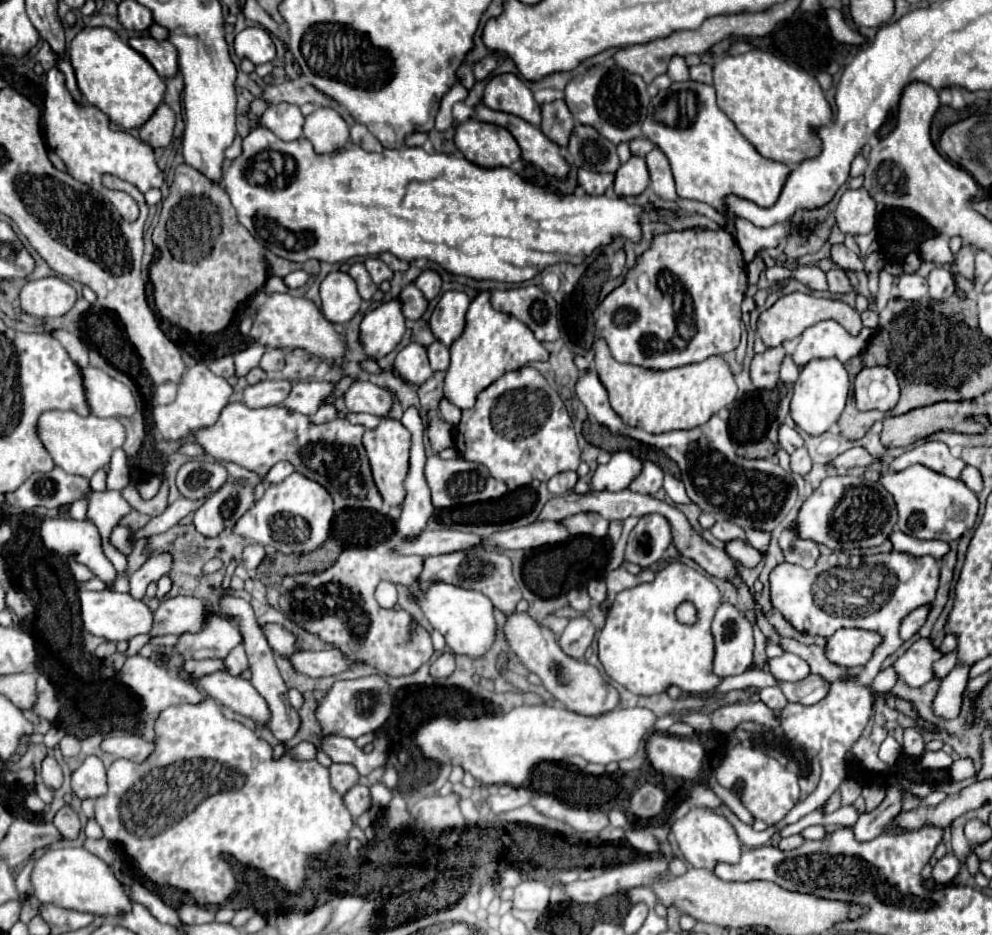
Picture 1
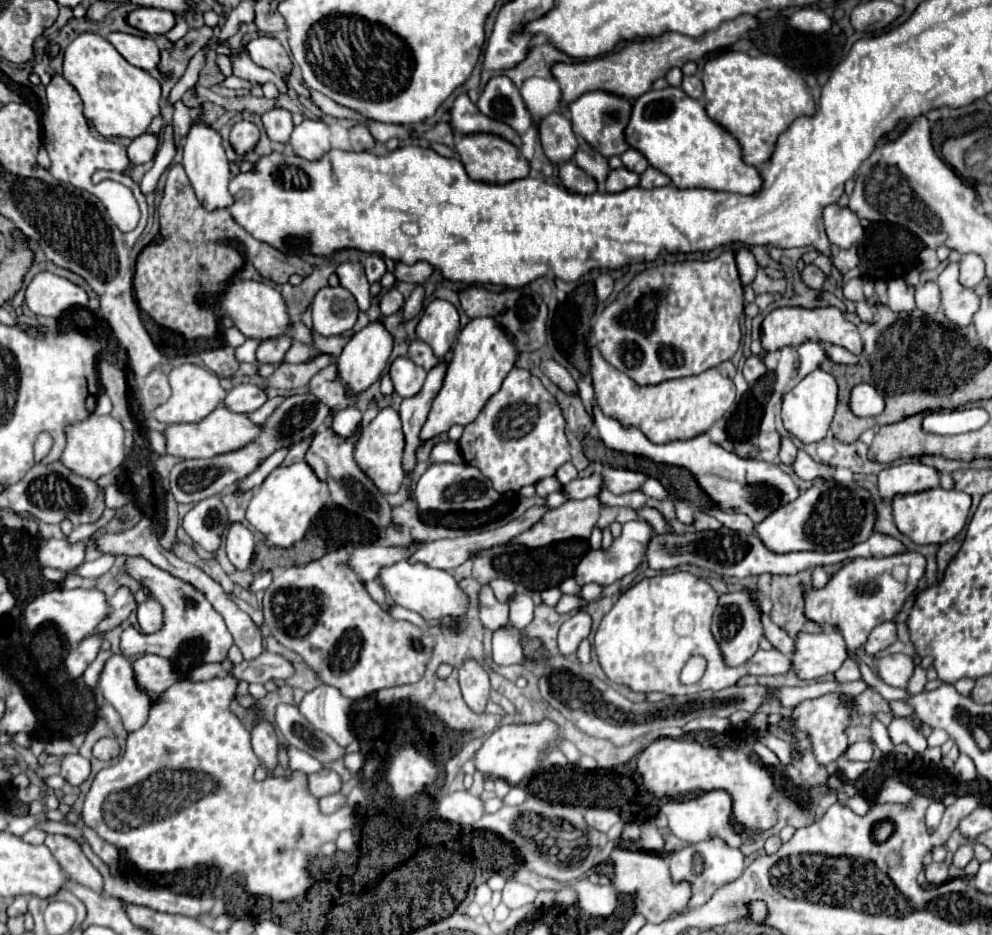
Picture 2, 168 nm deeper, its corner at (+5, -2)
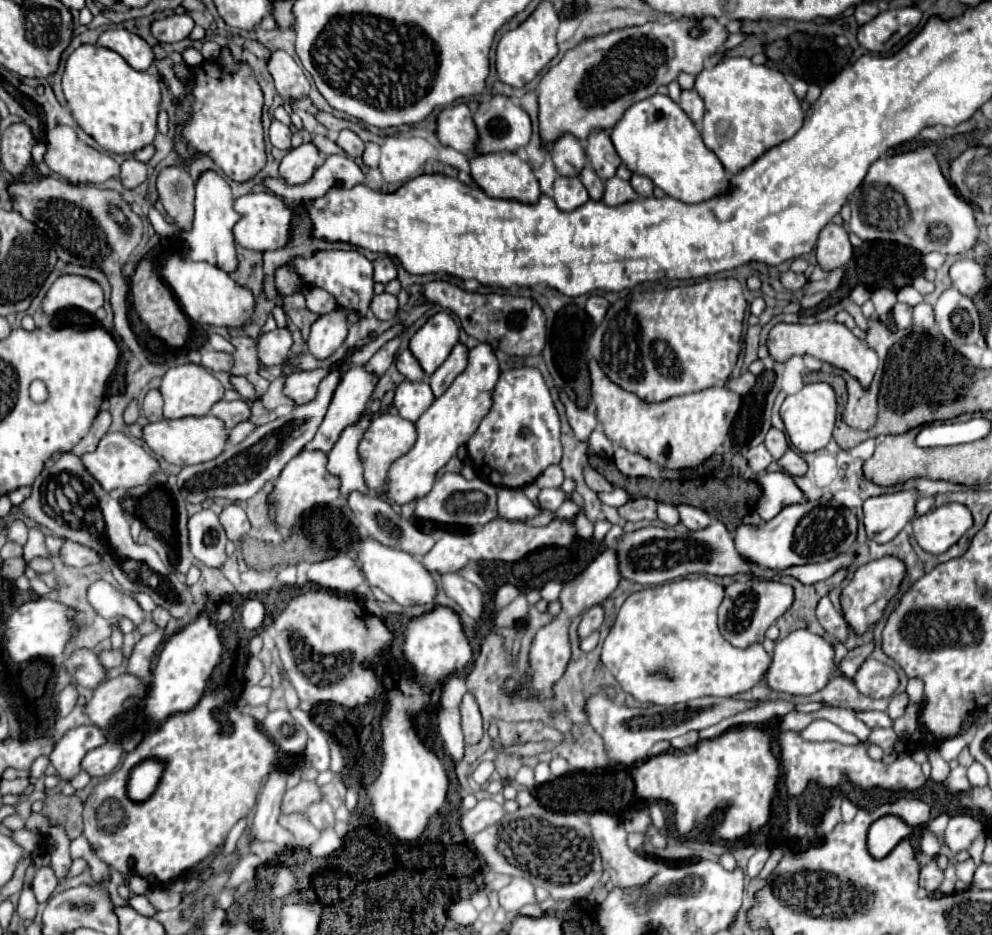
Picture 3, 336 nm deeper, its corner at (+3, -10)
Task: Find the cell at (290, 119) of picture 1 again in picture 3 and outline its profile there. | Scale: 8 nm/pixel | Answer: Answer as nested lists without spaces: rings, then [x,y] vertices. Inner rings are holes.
[[[273,119],[271,129],[269,129],[269,141],[277,149],[291,149],[291,127]]]

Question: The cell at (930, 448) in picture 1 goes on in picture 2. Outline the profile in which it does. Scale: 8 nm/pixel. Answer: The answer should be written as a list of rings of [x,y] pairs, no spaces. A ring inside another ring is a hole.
[[[921,463],[889,465],[879,473],[877,489],[885,503],[893,503],[893,497],[905,493],[921,493],[939,485],[939,473],[933,467]]]

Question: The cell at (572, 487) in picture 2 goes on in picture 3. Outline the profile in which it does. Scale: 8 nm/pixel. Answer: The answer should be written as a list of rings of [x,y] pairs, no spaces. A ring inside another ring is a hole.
[[[543,489],[541,491],[541,495],[539,495],[539,503],[541,503],[541,507],[547,507],[549,511],[557,511],[561,505],[563,505],[563,501],[567,501],[569,499],[569,493],[565,493],[563,489]]]

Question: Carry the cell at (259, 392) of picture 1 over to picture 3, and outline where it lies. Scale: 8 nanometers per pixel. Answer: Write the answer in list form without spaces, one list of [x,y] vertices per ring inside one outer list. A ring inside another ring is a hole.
[[[223,399],[223,401],[213,405],[211,415],[223,419],[227,429],[233,429],[237,423],[251,417],[251,407],[249,407],[249,401],[245,401],[245,399],[237,399],[237,401],[225,401]]]

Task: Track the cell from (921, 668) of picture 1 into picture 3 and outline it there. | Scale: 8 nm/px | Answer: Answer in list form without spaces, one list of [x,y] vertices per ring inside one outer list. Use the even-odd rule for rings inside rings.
[[[871,657],[857,671],[855,685],[863,695],[871,699],[883,699],[895,693],[895,689],[899,687],[899,675],[893,667],[879,663]]]

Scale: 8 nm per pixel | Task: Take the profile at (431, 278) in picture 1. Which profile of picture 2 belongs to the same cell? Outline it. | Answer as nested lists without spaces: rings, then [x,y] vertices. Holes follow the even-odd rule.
[[[419,285],[419,287],[415,287],[415,291],[411,293],[411,297],[407,299],[407,303],[403,305],[403,321],[401,323],[407,323],[407,321],[411,321],[415,315],[419,315],[419,311],[421,311],[421,303],[423,303],[423,287]]]

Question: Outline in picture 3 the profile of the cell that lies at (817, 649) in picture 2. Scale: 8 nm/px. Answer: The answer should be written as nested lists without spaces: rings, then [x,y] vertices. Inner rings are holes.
[[[797,629],[791,631],[785,639],[777,641],[773,663],[765,675],[765,683],[775,689],[789,695],[813,695],[821,691],[835,673],[835,649],[829,641],[825,641],[821,635],[811,633],[809,629]]]

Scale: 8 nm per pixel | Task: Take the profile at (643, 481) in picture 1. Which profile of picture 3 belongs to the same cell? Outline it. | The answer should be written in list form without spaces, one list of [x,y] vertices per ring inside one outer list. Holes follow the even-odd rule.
[[[591,467],[585,469],[585,483],[589,485],[589,489],[593,489],[593,491],[597,491],[597,493],[601,493],[601,491],[611,493],[611,491],[615,489],[615,485],[611,485],[603,475],[599,475],[599,473],[597,473],[595,469],[591,469]]]

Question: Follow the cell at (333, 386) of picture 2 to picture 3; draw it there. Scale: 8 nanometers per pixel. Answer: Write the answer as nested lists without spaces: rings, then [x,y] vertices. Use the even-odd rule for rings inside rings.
[[[313,369],[313,371],[301,371],[291,373],[285,381],[285,395],[291,397],[297,405],[305,405],[315,399],[317,387],[321,379],[327,375],[327,369]]]

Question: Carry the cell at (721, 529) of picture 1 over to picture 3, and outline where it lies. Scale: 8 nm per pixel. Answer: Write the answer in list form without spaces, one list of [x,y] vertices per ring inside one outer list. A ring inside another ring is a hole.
[[[679,505],[679,515],[681,515],[681,523],[691,531],[699,531],[699,529],[705,529],[711,525],[711,517],[699,507]]]

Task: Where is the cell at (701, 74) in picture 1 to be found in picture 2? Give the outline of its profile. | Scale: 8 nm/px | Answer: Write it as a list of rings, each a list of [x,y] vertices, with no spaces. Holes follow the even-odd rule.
[[[685,75],[681,89],[693,99],[703,99],[703,83],[697,75]]]

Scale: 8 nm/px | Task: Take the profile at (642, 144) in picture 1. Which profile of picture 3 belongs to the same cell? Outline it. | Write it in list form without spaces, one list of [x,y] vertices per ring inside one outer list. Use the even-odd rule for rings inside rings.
[[[633,175],[631,177],[631,187],[639,193],[639,197],[651,197],[653,195],[653,181],[643,175]]]

